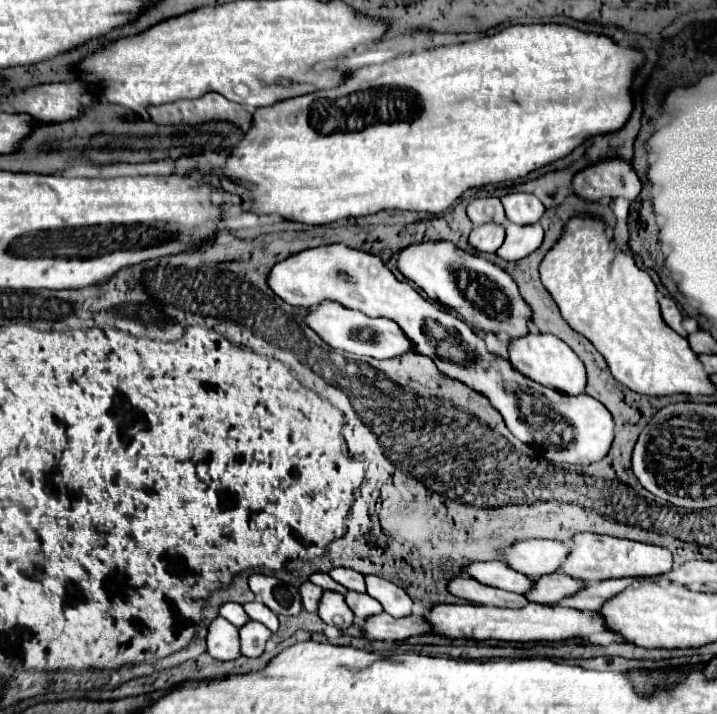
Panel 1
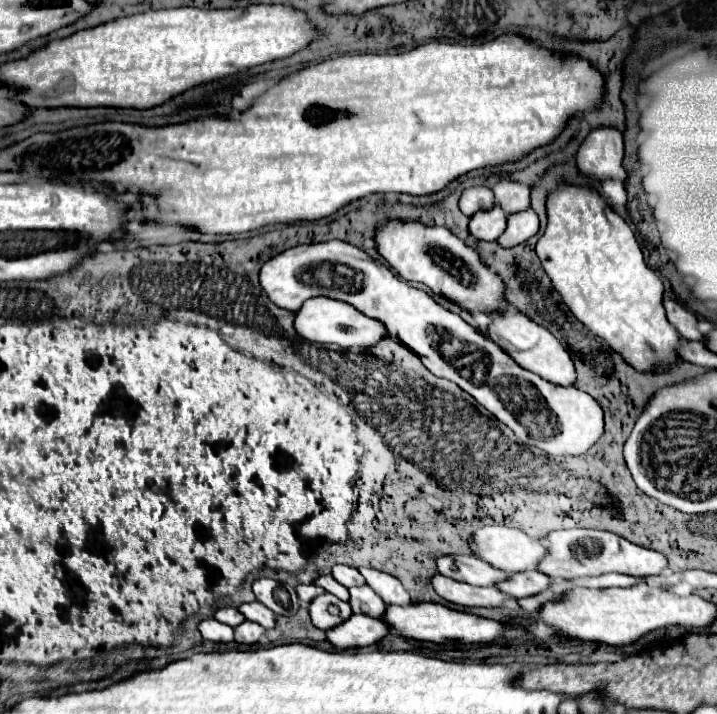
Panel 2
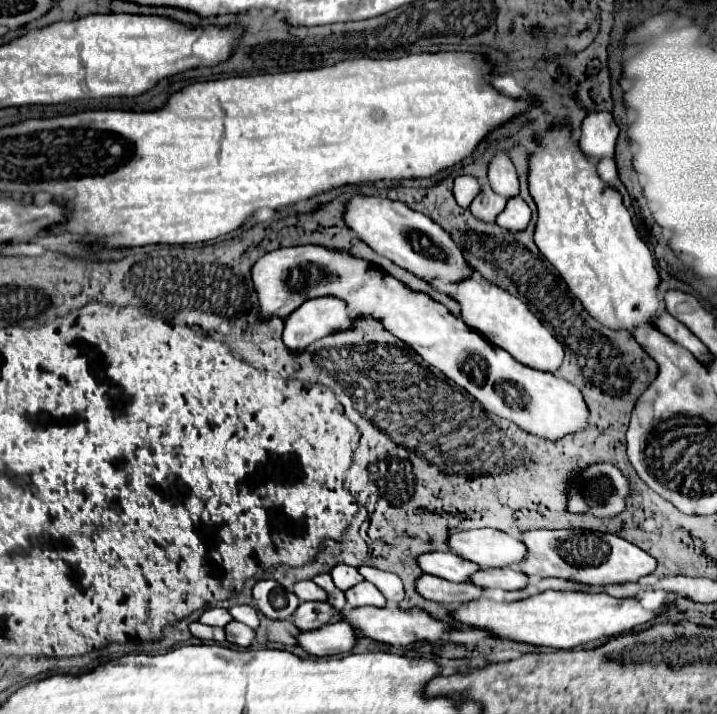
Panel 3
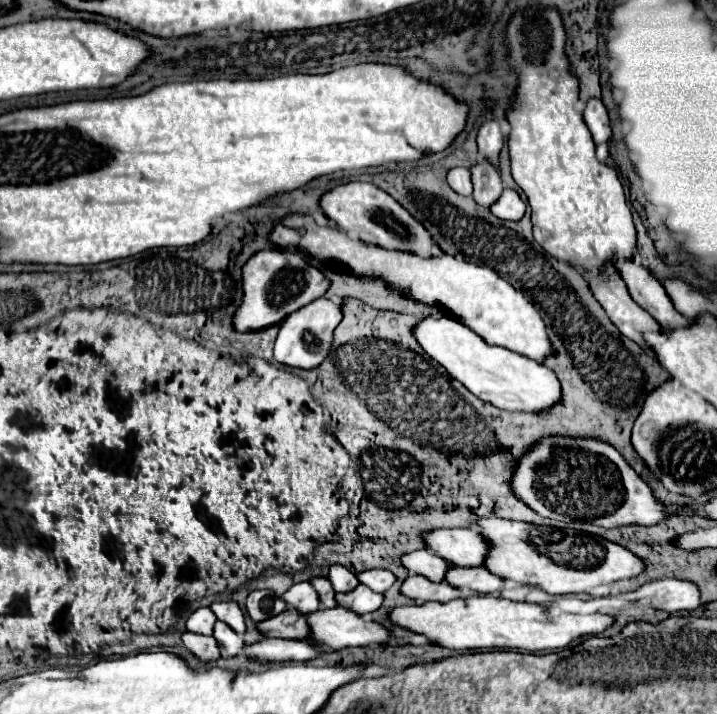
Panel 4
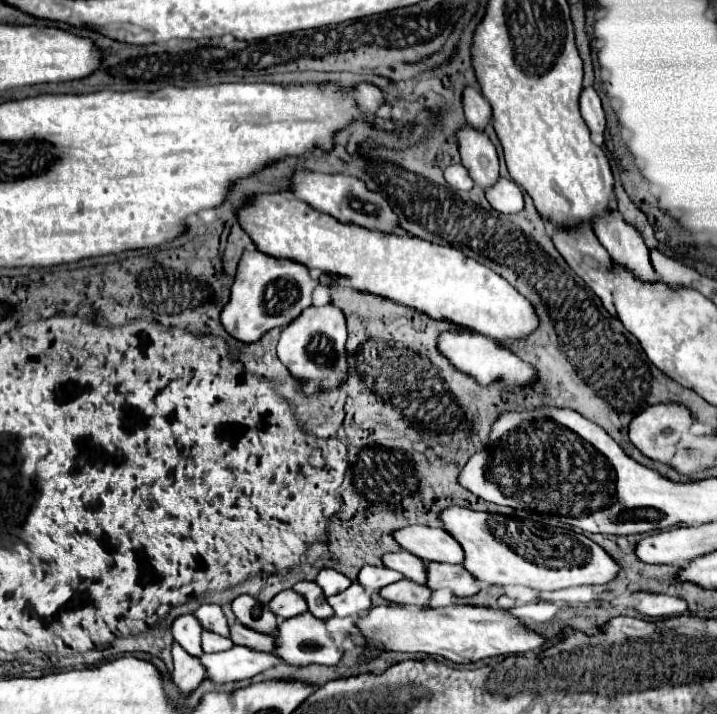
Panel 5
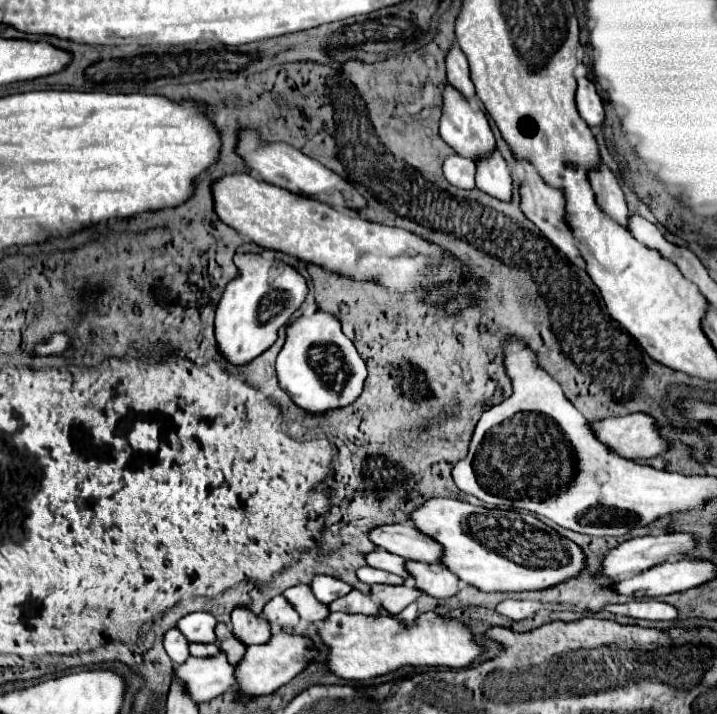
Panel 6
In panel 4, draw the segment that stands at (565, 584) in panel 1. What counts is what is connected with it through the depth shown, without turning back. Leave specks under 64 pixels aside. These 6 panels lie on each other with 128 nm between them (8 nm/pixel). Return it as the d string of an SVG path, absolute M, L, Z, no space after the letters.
M450 568L444 578L454 588L466 588L476 594L492 594L496 592L504 580L498 576L492 576L486 568Z

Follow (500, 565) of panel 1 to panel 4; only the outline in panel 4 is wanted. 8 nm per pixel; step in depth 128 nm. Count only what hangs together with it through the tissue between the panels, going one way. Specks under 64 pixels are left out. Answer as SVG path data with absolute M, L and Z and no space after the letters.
M416 550L416 552L404 554L400 558L400 562L408 570L408 574L418 574L432 582L442 582L444 572L450 568L448 564L444 564L444 560L440 560L440 556L436 556L428 550Z

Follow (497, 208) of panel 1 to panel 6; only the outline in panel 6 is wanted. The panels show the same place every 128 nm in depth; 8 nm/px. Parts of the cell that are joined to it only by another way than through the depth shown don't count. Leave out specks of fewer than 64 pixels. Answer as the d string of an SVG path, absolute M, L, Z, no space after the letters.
M456 152L444 160L444 176L456 188L474 188L474 174L476 164Z

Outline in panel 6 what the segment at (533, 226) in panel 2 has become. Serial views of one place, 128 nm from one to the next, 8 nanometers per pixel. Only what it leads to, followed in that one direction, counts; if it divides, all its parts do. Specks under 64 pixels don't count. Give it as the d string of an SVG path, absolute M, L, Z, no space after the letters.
M494 148L490 154L484 154L476 160L476 186L498 200L510 200L512 196L512 178L502 154Z

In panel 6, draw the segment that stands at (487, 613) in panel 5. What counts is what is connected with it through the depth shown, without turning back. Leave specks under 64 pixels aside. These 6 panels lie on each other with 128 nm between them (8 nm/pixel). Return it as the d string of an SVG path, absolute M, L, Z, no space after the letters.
M330 612L328 620L324 620L322 626L318 626L318 634L320 634L324 646L328 648L328 652L326 652L328 672L332 672L334 676L338 676L342 680L350 680L350 682L372 680L376 676L396 672L396 670L400 670L404 666L416 666L416 668L420 668L420 666L466 668L484 650L472 638L468 626L464 626L464 624L452 620L452 618L440 618L434 612L422 614L410 626L402 626L394 616L388 616L388 614L378 614L376 618L370 618L370 616L350 616L350 614L344 614L344 612Z

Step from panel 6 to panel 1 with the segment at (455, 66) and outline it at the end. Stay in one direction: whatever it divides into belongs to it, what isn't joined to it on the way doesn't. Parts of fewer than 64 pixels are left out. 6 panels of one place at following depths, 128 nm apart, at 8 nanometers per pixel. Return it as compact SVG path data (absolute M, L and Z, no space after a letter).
M510 192L502 196L506 218L514 224L534 224L544 214L544 204L526 192Z

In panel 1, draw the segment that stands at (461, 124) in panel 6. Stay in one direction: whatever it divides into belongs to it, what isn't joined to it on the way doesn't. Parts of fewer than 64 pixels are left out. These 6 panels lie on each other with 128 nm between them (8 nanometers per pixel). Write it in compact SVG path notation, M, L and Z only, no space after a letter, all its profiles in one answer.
M482 224L472 228L470 244L480 252L496 252L504 242L504 226L502 224Z

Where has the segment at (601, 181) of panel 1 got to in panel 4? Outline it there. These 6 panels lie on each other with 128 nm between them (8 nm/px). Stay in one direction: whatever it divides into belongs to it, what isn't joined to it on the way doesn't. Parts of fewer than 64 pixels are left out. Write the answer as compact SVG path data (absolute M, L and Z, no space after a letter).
M590 98L590 100L586 102L584 122L586 122L588 130L592 132L592 138L594 138L596 144L608 142L608 138L612 136L608 112L606 112L606 108L604 108L604 104L602 104L600 98Z

